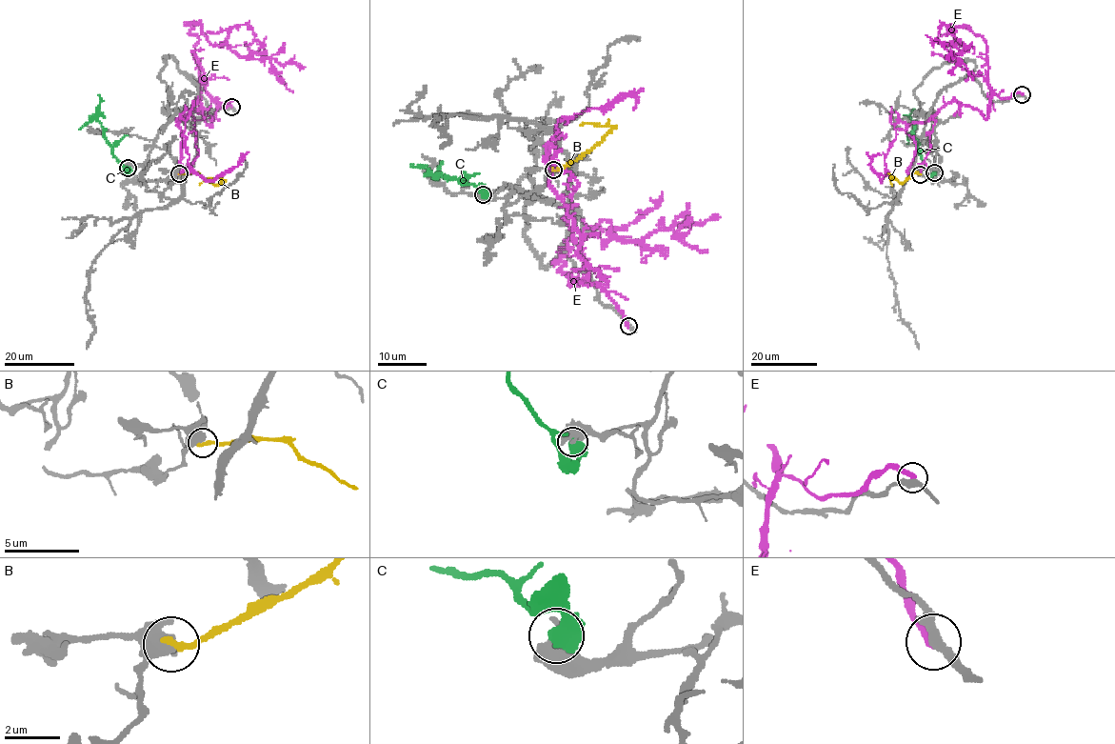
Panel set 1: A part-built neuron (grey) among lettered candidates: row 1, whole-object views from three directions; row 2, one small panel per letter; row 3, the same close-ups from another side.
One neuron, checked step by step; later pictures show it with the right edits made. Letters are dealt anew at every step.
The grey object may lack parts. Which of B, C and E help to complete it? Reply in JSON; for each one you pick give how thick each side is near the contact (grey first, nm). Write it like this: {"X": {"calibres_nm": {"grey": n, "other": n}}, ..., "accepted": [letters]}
{"accepted": []}

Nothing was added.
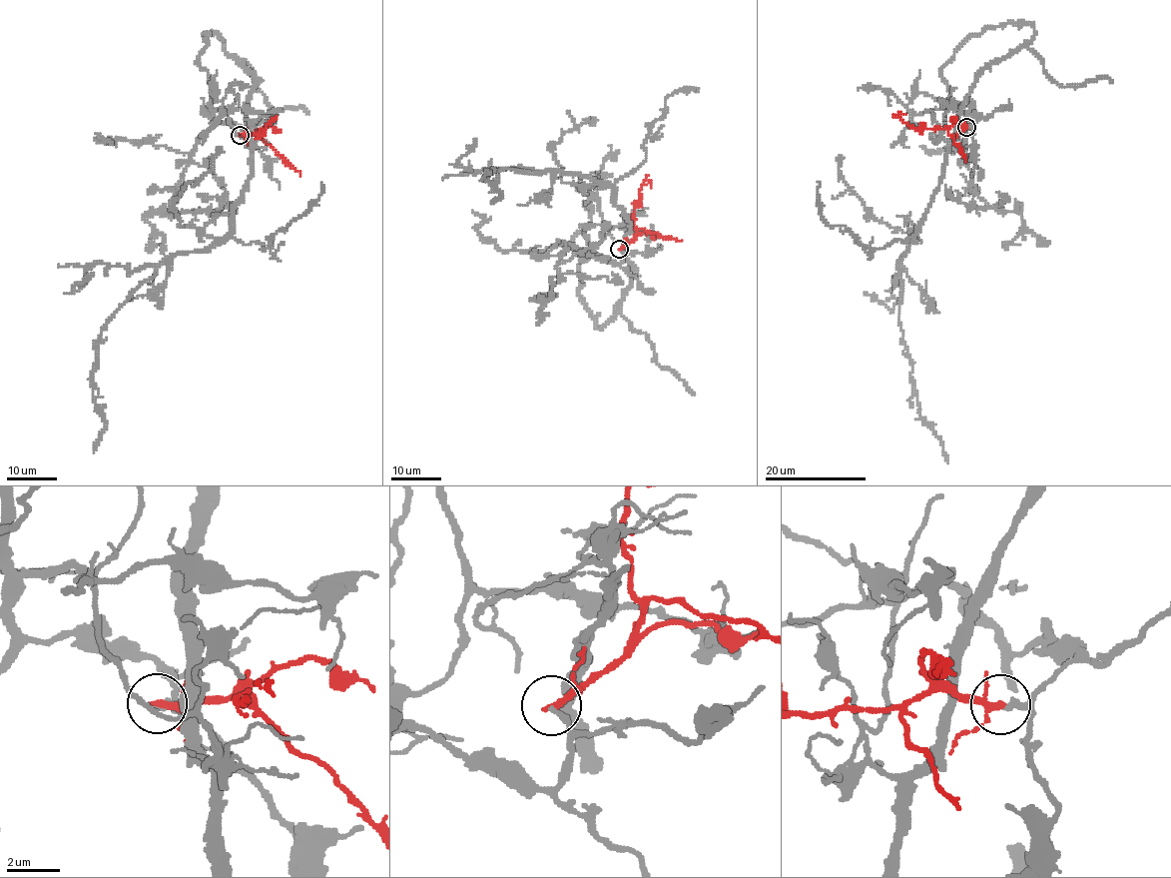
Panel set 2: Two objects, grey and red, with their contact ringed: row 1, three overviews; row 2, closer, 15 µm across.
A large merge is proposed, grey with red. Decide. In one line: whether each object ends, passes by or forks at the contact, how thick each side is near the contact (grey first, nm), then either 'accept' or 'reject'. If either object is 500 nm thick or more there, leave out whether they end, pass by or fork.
grey ends there; red ends there; 200 nm thick on the grey side, 280 nm on the other; reject

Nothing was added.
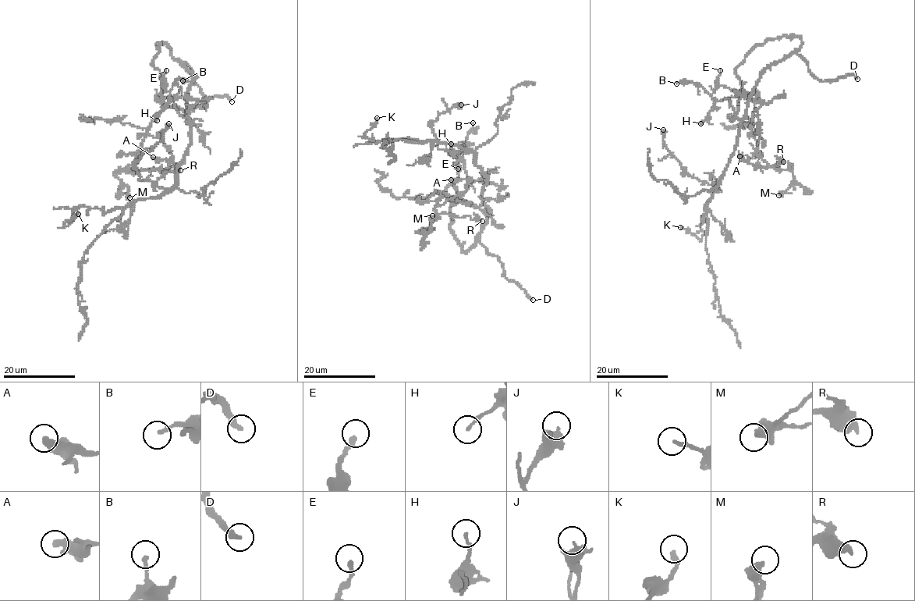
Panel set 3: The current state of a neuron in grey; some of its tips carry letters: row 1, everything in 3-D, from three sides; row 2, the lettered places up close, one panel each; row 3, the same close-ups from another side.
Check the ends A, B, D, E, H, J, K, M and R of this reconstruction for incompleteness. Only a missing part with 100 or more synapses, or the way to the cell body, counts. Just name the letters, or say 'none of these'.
D

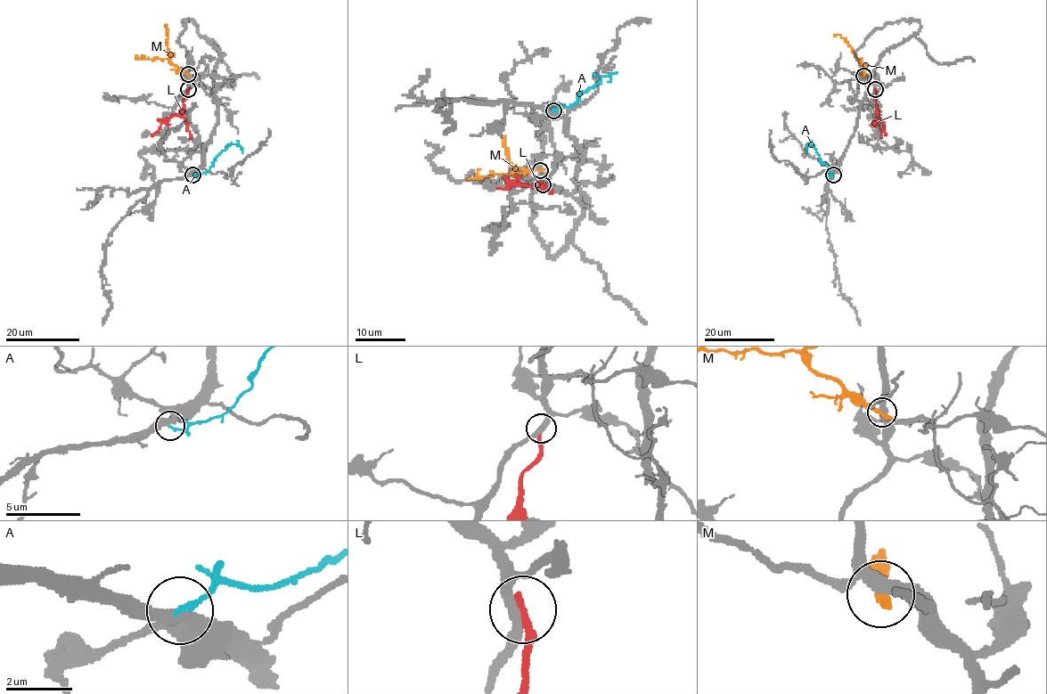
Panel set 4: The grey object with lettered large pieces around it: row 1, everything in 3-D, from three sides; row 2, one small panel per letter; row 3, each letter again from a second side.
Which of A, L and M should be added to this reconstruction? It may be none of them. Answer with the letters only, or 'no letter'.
no letter

